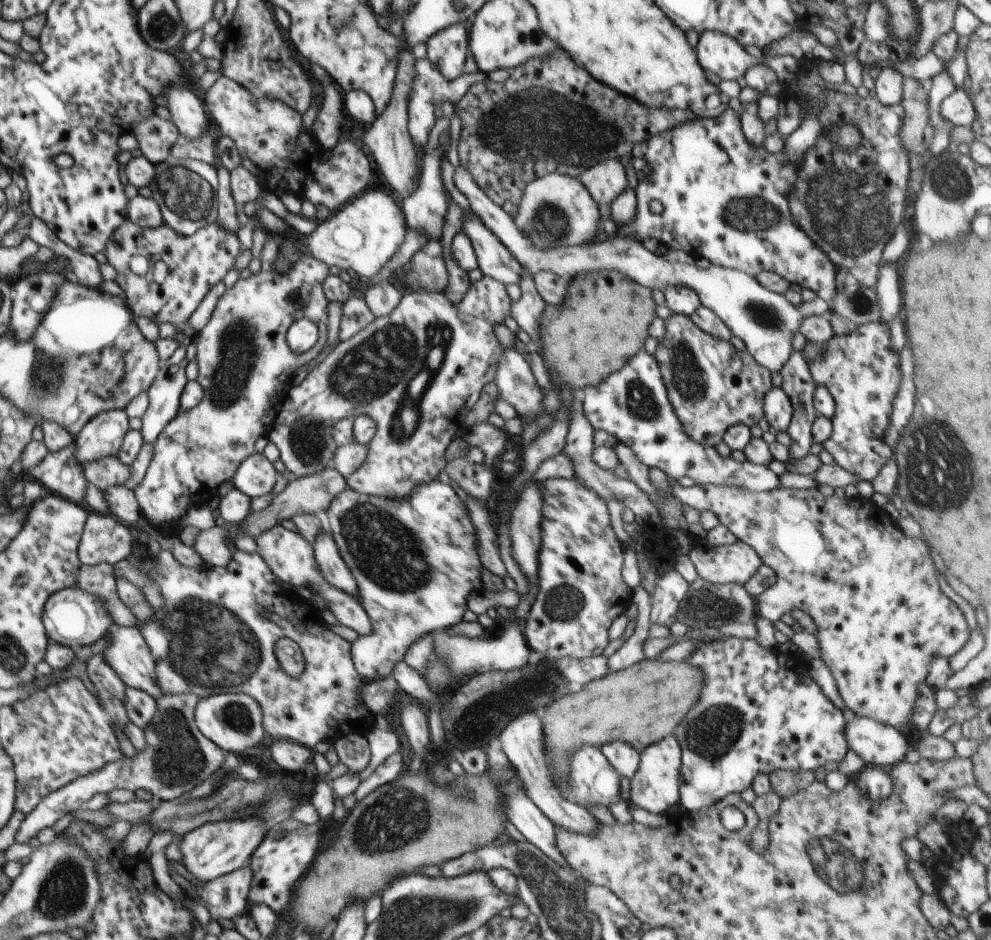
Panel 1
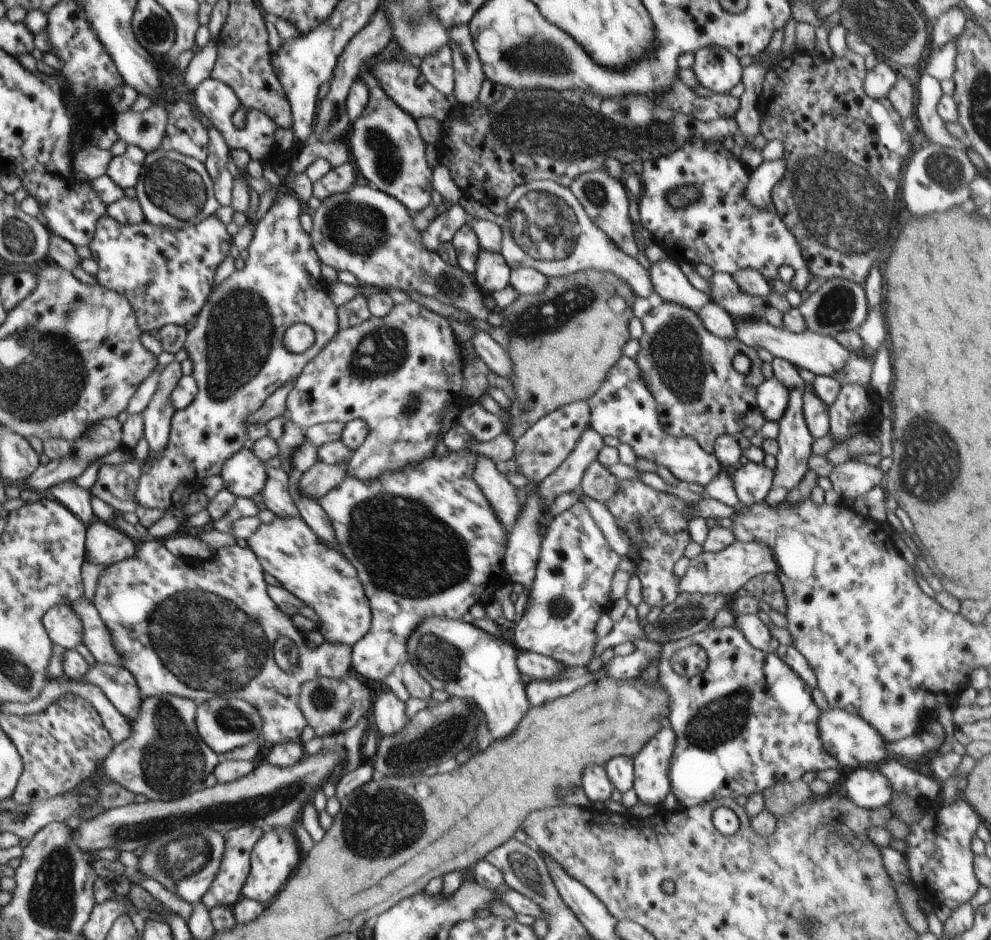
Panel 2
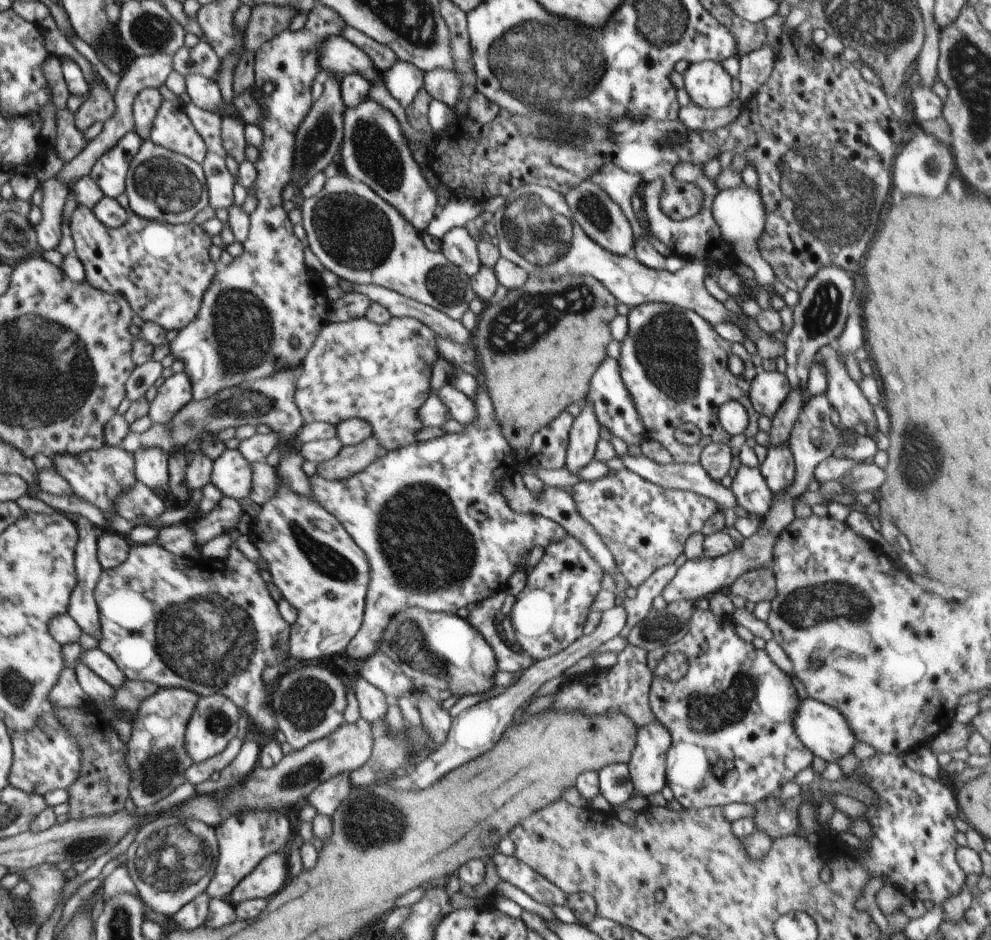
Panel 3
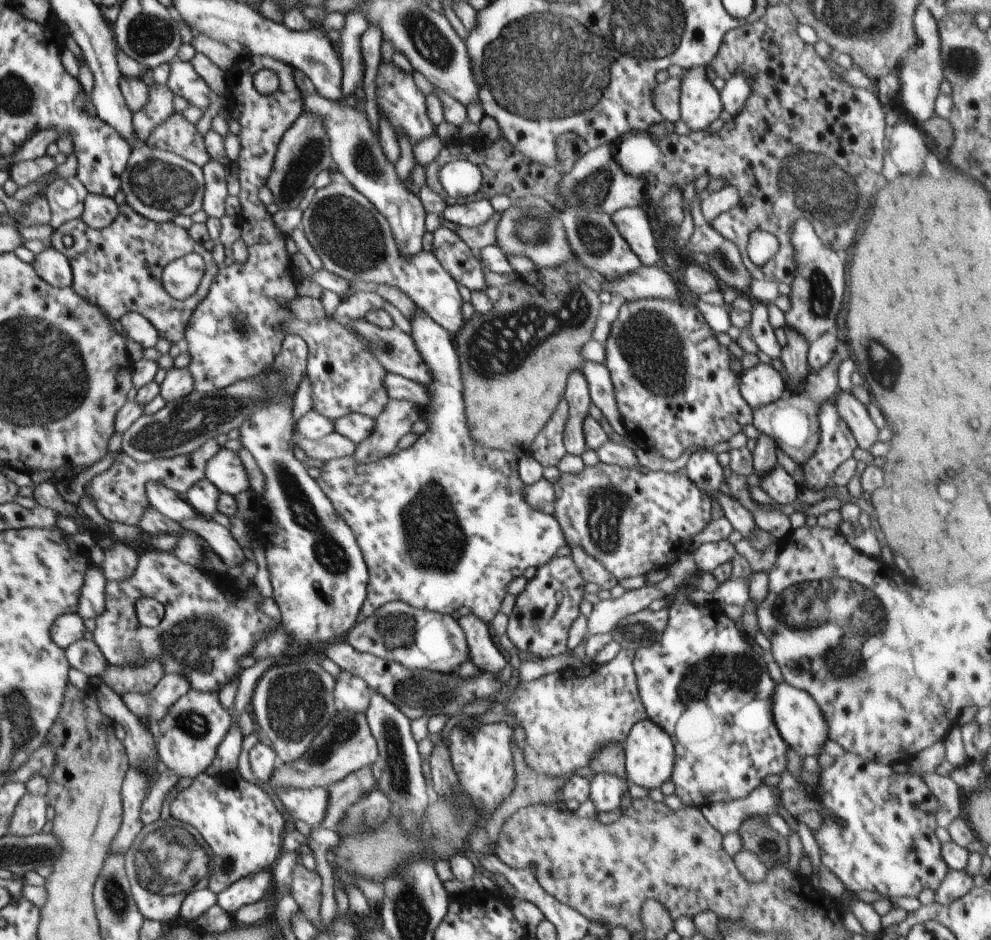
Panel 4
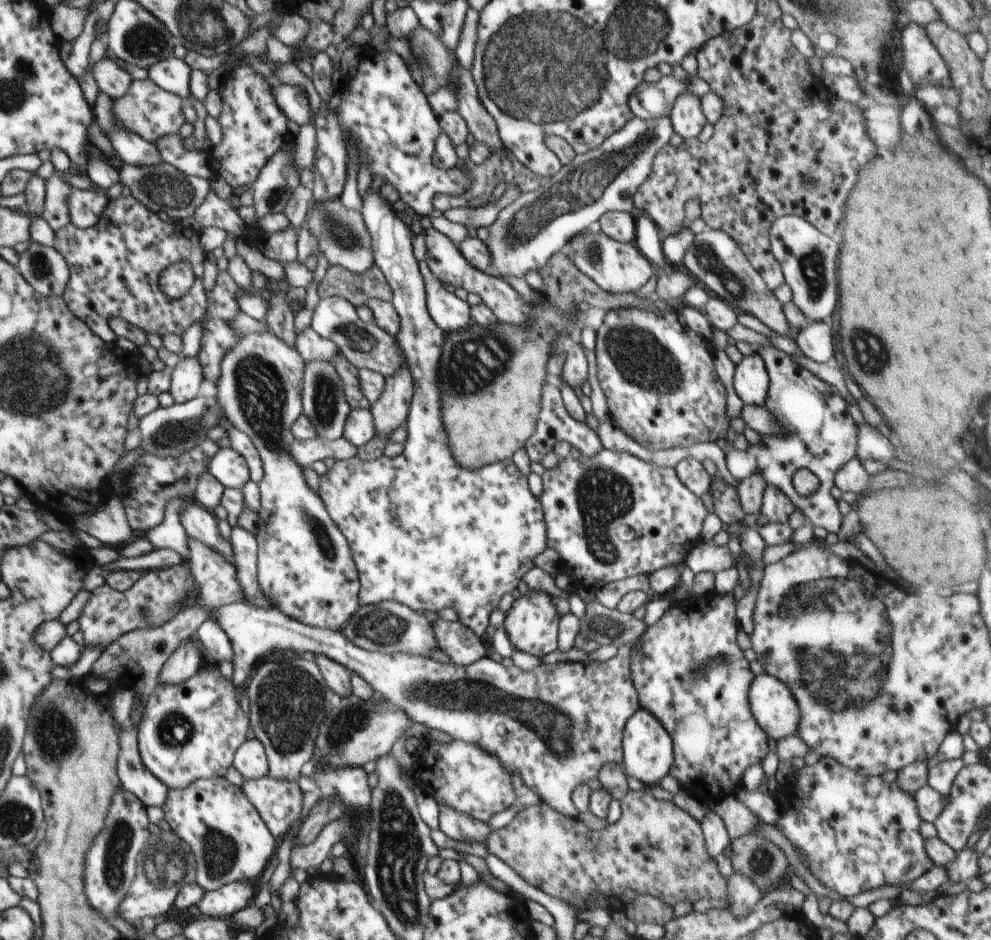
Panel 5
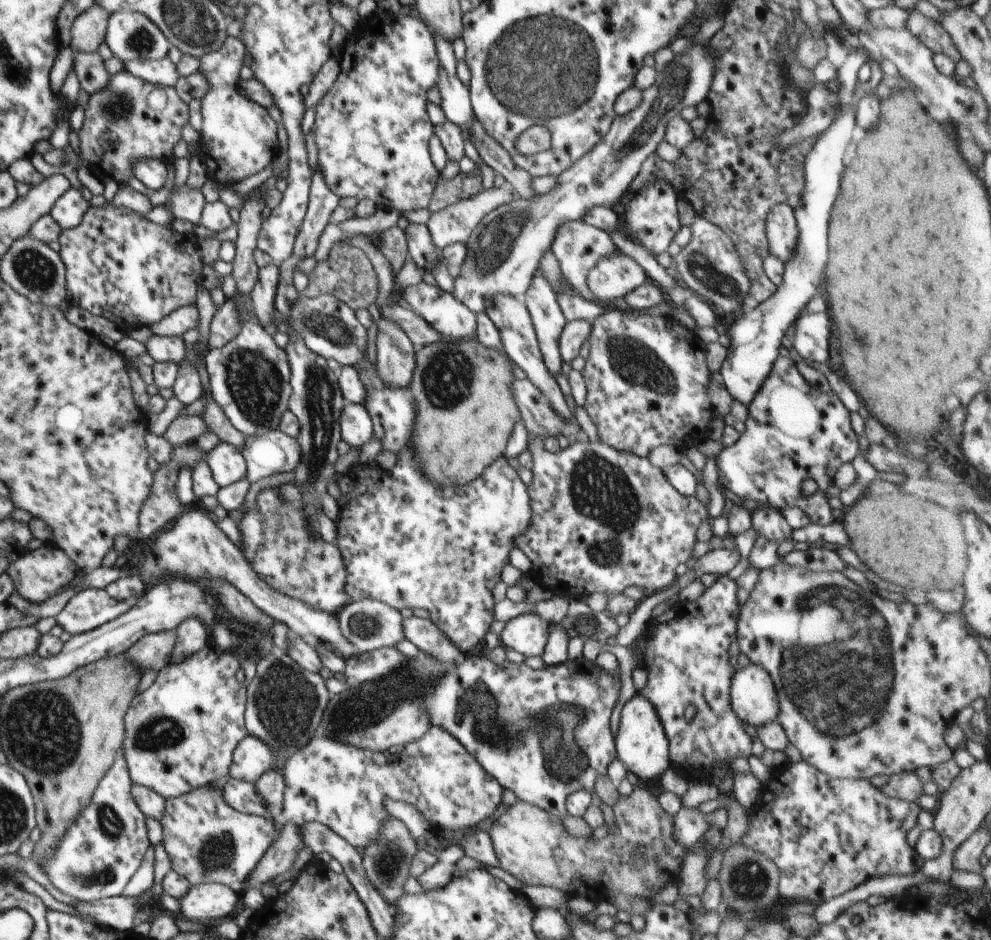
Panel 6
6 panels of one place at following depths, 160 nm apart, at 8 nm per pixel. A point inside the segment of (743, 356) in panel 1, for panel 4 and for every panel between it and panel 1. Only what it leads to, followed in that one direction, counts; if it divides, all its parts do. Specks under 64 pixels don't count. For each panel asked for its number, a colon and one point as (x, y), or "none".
2: (689, 372)
3: (673, 363)
4: (674, 388)

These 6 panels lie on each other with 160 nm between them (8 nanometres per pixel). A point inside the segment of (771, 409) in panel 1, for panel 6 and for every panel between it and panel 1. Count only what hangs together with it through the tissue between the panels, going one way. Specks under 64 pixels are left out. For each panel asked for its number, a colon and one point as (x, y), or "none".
2: (772, 397)
3: (768, 389)
4: (763, 384)
5: (751, 381)
6: (756, 336)

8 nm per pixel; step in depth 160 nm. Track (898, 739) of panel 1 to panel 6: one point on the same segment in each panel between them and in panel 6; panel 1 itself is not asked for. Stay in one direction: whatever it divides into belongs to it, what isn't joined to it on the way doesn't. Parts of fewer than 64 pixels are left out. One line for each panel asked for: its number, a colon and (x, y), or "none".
2: (846, 737)
3: (821, 728)
4: (798, 718)
5: (774, 708)
6: (753, 698)

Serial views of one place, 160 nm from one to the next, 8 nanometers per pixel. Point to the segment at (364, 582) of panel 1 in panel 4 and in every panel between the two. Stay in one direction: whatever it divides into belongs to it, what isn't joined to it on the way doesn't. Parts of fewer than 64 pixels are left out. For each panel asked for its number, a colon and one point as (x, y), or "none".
2: (382, 525)
3: (393, 509)
4: (442, 525)

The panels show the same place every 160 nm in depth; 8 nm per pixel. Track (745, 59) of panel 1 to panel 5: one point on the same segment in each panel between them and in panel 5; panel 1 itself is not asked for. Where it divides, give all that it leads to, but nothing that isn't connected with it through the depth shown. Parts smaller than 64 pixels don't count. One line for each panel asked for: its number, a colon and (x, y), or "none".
2: (717, 69)
3: (709, 86)
4: (700, 105)
5: (687, 119)

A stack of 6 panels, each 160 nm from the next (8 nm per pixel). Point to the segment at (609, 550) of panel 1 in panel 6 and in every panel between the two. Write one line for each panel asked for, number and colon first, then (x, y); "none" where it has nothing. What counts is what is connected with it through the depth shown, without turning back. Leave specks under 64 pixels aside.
2: (571, 590)
3: (550, 613)
4: (543, 613)
5: (531, 624)
6: (528, 634)

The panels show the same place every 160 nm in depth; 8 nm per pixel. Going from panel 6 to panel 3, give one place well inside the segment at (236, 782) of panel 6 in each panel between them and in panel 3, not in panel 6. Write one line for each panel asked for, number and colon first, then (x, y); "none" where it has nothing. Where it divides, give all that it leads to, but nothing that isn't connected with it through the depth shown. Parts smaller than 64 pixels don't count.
3: (326, 798)
4: (309, 805)
5: (279, 802)

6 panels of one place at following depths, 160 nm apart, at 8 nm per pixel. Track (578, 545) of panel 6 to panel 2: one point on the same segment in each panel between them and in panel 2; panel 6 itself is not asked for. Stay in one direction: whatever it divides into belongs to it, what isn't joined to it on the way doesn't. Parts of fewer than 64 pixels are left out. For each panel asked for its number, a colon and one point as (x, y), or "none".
2: (657, 523)
3: (645, 526)
4: (632, 520)
5: (611, 516)

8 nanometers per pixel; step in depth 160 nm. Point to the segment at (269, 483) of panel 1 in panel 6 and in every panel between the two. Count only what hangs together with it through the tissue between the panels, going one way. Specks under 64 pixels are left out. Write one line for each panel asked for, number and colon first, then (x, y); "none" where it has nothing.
2: (244, 475)
3: (231, 473)
4: (225, 470)
5: (228, 467)
6: (227, 465)

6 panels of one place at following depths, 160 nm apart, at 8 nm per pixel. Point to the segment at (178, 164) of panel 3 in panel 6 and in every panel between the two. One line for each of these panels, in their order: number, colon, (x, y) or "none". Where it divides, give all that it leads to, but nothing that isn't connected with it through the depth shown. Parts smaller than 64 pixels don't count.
4: (160, 179)
5: (178, 195)
6: (187, 204)

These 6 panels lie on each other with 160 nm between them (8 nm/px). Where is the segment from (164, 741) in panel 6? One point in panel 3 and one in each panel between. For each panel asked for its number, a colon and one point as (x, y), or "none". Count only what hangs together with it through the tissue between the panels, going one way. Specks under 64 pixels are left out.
3: (214, 722)
4: (187, 739)
5: (190, 731)

